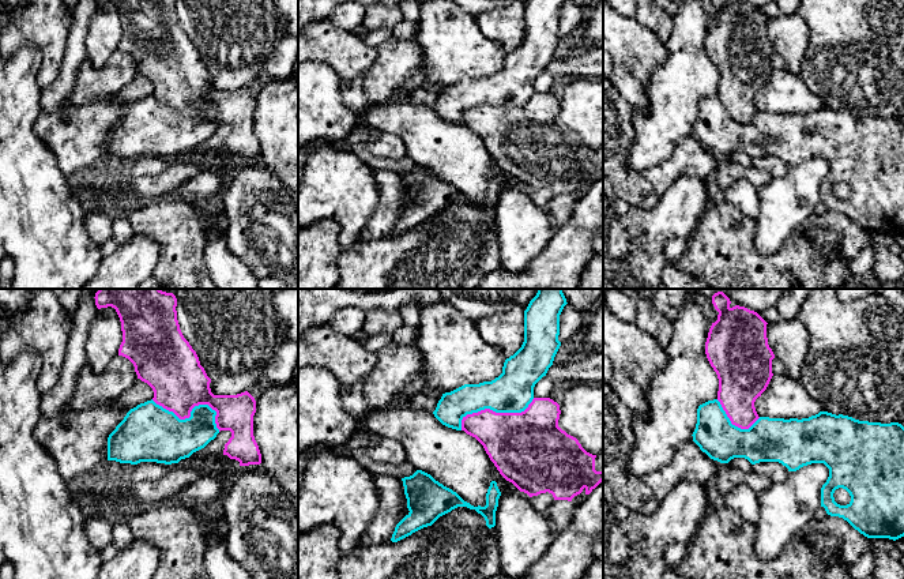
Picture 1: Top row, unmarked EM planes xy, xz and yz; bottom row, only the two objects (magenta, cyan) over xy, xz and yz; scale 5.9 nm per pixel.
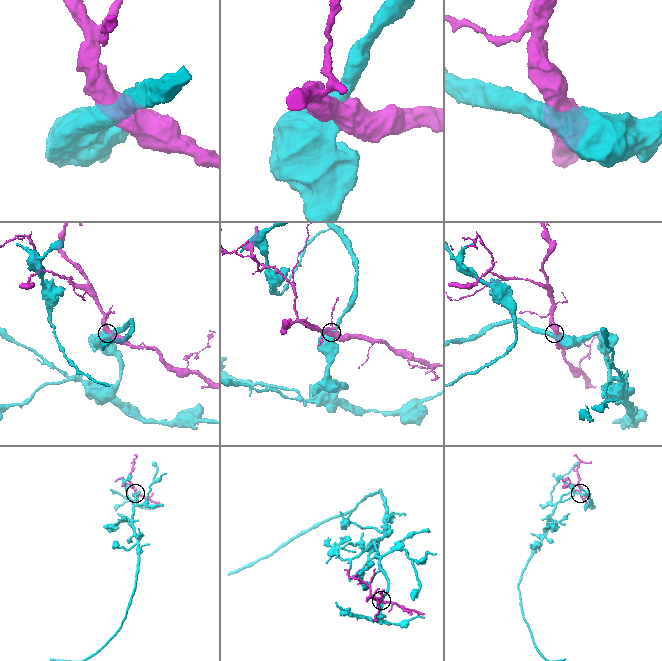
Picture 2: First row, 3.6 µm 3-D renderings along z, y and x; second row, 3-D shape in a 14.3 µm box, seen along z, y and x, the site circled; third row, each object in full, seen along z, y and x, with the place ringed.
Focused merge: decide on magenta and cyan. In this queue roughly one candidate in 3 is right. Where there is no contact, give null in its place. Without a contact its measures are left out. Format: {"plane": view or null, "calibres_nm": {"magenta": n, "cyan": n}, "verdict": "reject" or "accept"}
{"plane": "xy", "calibres_nm": {"magenta": 320, "cyan": 320}, "verdict": "reject"}

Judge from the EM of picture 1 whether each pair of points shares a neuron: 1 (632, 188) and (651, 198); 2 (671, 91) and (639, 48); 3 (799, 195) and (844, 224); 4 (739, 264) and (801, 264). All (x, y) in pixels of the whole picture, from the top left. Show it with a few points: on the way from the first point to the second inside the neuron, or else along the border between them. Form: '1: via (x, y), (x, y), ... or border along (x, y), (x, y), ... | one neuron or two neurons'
1: via (636, 191), (647, 198) | one neuron
2: border along (666, 44), (666, 57), (648, 81), (647, 100) | two neurons
3: border along (814, 211), (797, 228) | two neurons
4: via (754, 264), (786, 264) | one neuron

